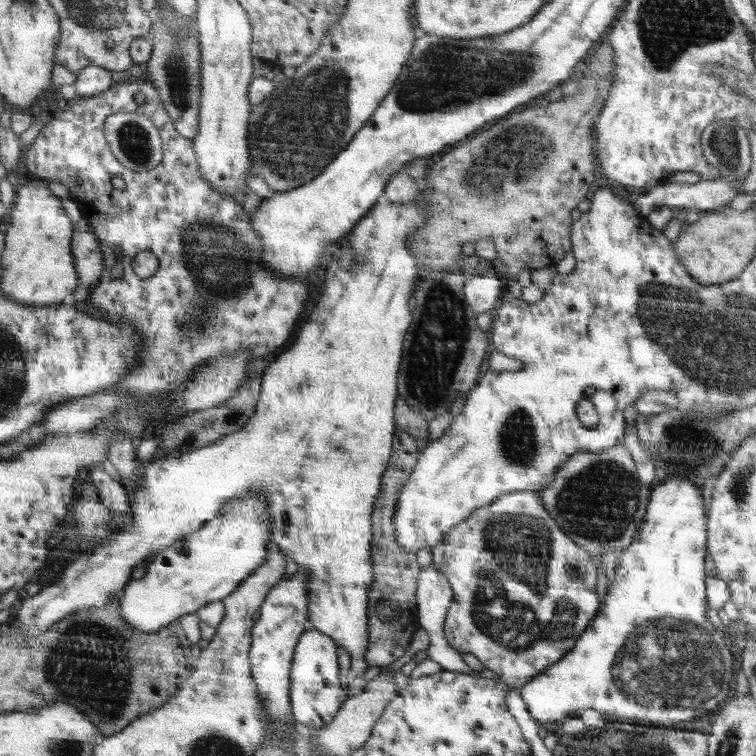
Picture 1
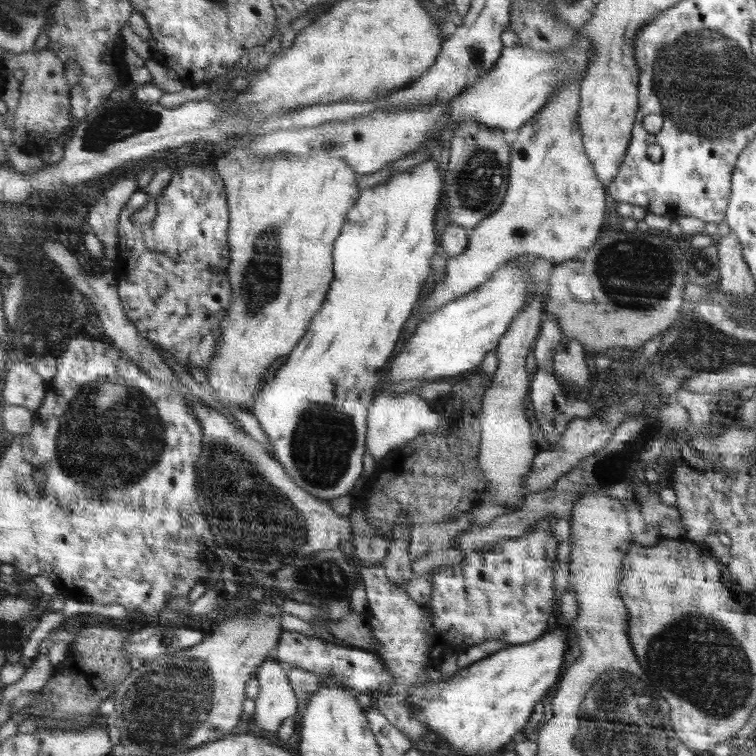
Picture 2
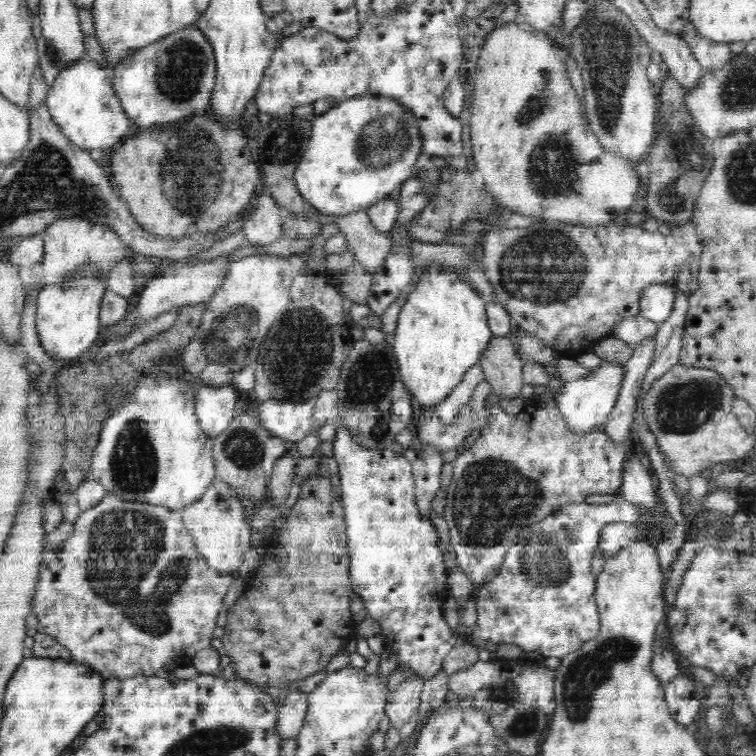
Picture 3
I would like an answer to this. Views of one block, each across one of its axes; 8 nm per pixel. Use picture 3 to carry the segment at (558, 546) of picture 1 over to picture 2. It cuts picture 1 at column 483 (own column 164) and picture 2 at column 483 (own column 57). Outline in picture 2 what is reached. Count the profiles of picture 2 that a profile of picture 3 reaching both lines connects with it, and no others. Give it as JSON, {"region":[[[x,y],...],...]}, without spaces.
{"region":[[[539,520],[533,526],[531,534],[527,534],[523,538],[507,540],[503,544],[493,546],[487,552],[475,550],[475,552],[467,554],[457,566],[441,566],[439,564],[431,572],[433,588],[431,588],[431,598],[429,598],[427,606],[417,606],[415,602],[411,602],[403,588],[397,588],[387,580],[381,566],[361,568],[361,578],[363,578],[365,594],[367,594],[367,620],[371,624],[373,640],[379,644],[379,650],[375,654],[379,654],[383,658],[387,670],[399,678],[397,684],[393,684],[385,694],[379,694],[375,698],[375,706],[395,728],[399,728],[405,736],[409,736],[411,744],[415,744],[419,740],[419,736],[429,732],[419,720],[415,720],[415,716],[409,712],[411,708],[405,702],[413,684],[429,680],[421,672],[421,666],[425,662],[429,662],[431,658],[443,660],[443,656],[451,650],[461,654],[467,648],[473,648],[475,644],[483,644],[491,636],[495,636],[497,640],[503,640],[509,646],[521,646],[521,644],[539,640],[539,636],[543,634],[543,630],[547,626],[549,614],[553,612],[553,602],[551,602],[553,548],[555,548],[555,538],[549,532],[549,522]]]}

